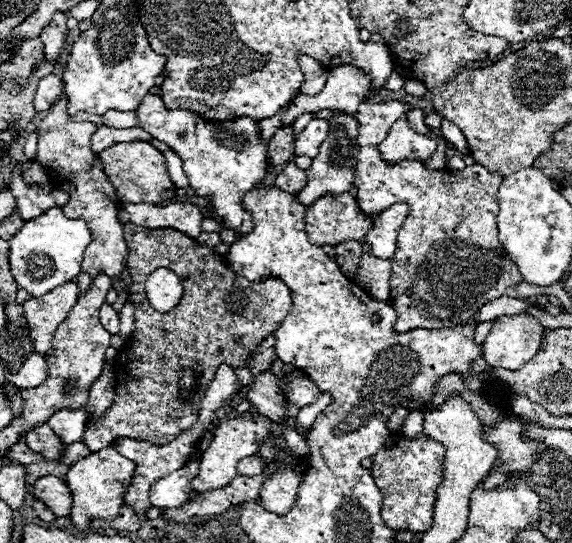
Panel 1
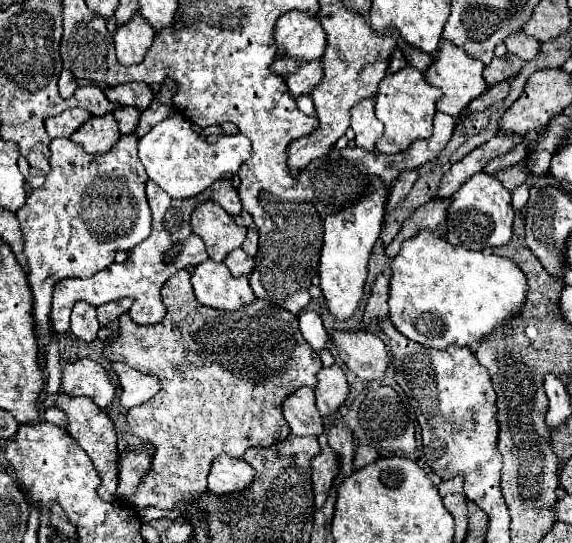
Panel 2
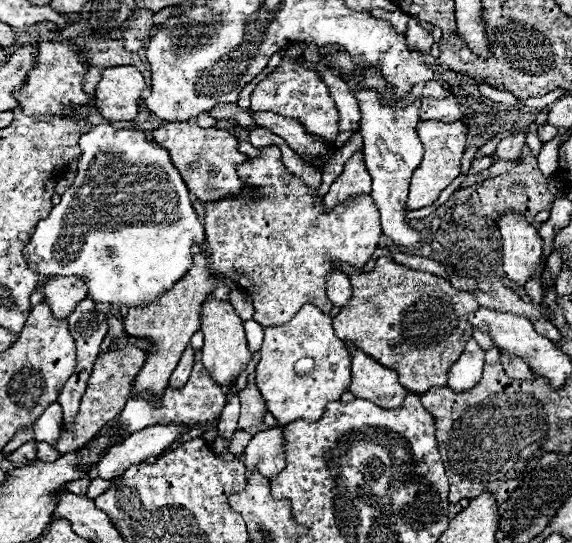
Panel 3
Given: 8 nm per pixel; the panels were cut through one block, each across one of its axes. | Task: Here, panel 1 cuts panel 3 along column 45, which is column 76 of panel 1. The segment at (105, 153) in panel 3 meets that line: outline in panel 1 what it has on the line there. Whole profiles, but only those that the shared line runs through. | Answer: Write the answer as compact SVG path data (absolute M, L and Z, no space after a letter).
M50 208L42 216L24 222L18 234L10 240L10 272L18 288L30 292L32 296L44 296L54 288L70 282L80 274L80 264L84 250L92 236L86 224L78 218L62 216L62 208Z

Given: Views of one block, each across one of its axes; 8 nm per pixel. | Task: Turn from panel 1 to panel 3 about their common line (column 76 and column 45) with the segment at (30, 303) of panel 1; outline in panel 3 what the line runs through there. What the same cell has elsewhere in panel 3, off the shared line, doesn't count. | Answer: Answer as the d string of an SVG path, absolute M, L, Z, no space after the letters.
M56 276L44 284L42 292L44 302L52 308L52 314L64 318L72 314L74 308L86 298L88 288L84 288L84 280L78 276Z

